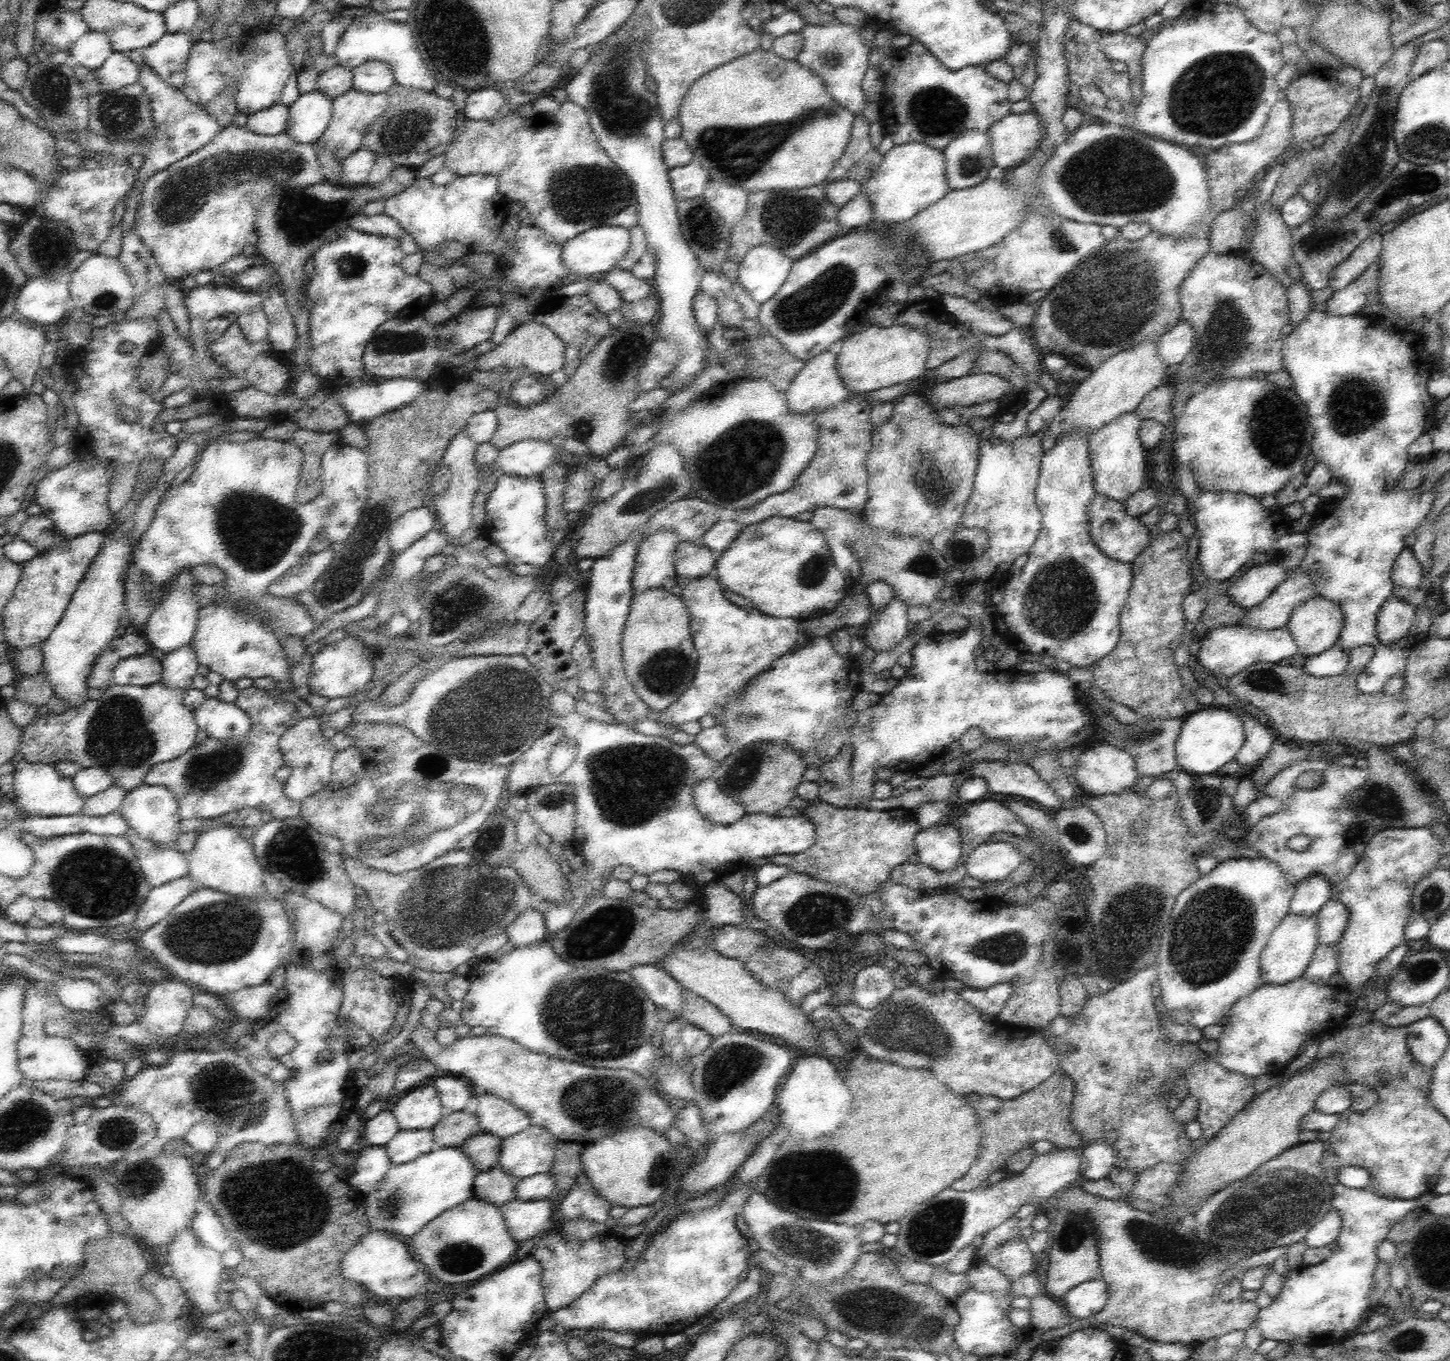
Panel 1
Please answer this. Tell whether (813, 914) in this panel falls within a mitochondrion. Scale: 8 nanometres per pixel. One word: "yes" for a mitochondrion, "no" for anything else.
yes

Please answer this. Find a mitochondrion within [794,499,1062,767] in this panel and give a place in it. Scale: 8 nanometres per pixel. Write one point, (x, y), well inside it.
(814, 570)

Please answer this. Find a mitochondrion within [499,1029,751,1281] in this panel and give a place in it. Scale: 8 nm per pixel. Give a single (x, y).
(659, 1162)

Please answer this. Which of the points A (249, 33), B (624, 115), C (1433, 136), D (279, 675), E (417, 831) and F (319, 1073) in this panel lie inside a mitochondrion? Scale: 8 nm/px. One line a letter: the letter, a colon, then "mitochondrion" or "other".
A: other
B: mitochondrion
C: mitochondrion
D: other
E: mitochondrion
F: other

